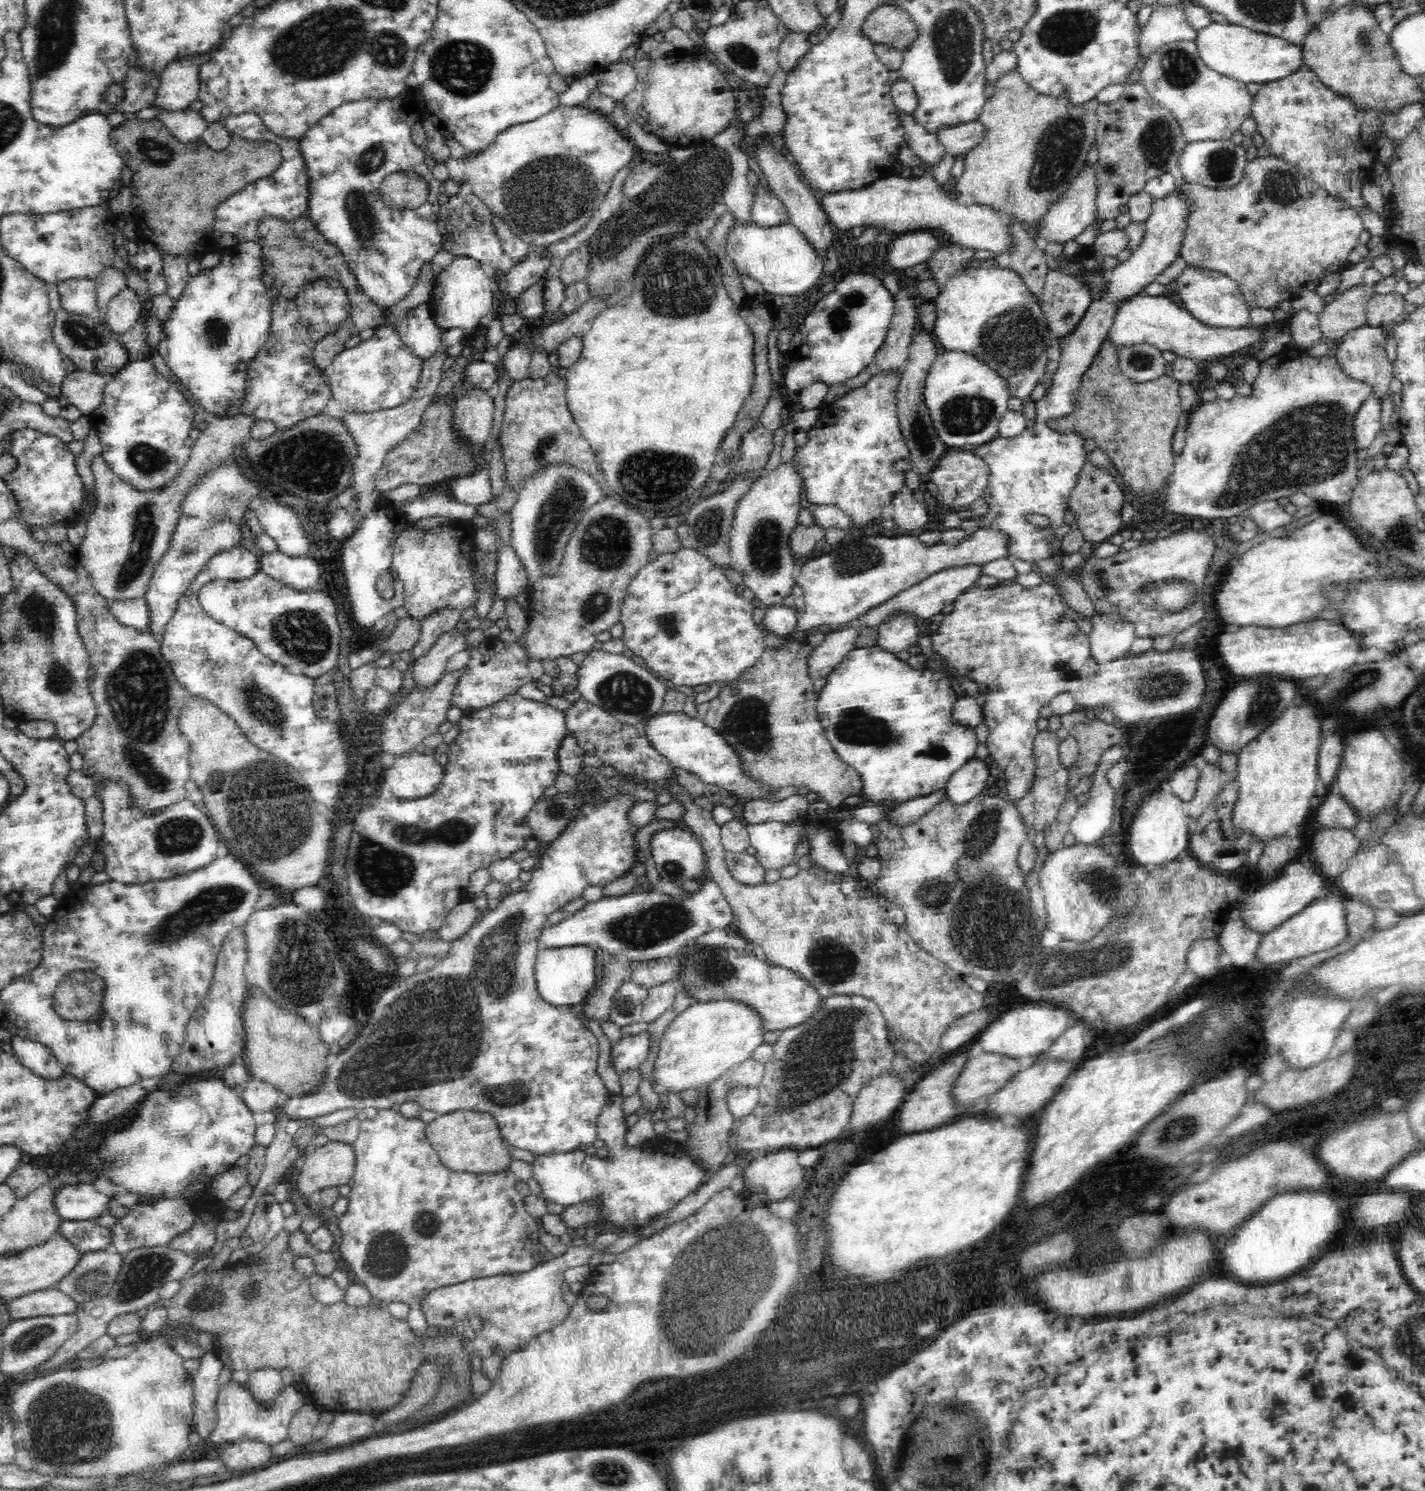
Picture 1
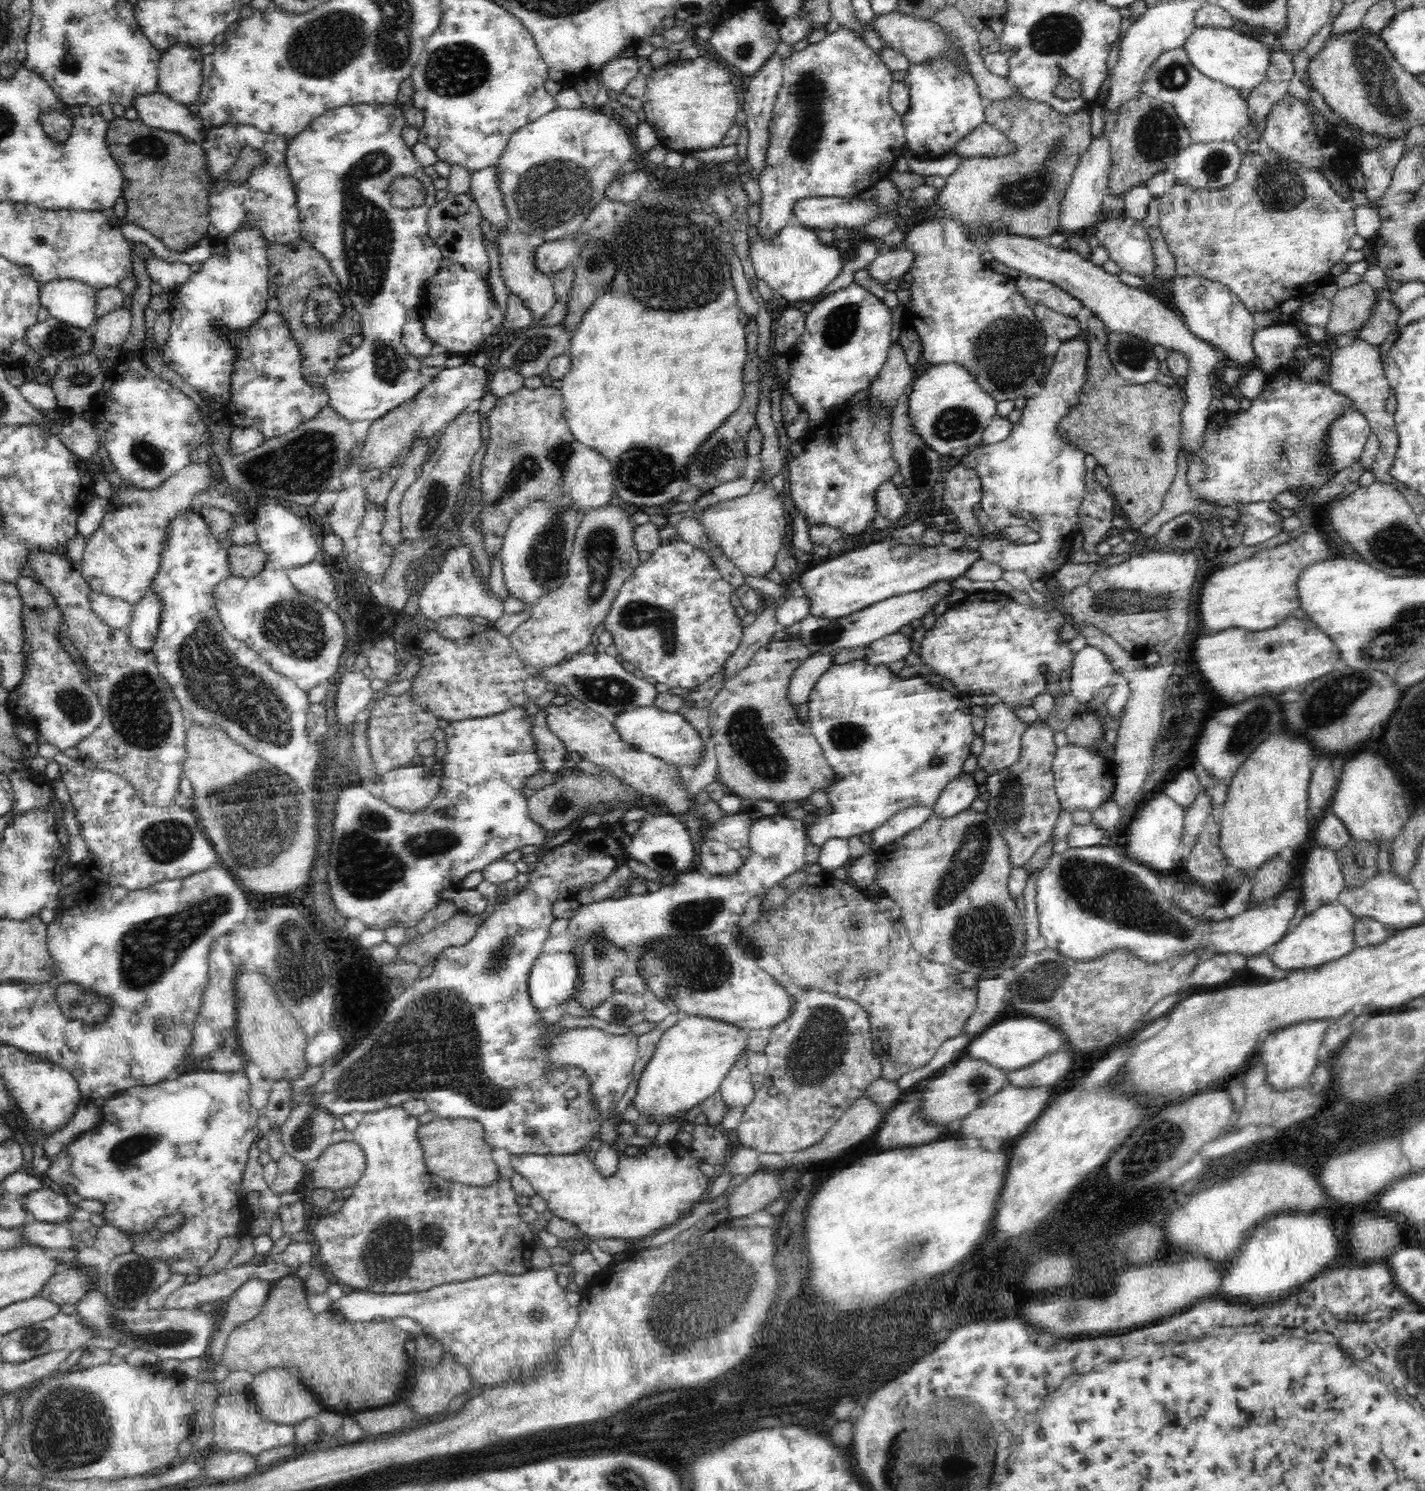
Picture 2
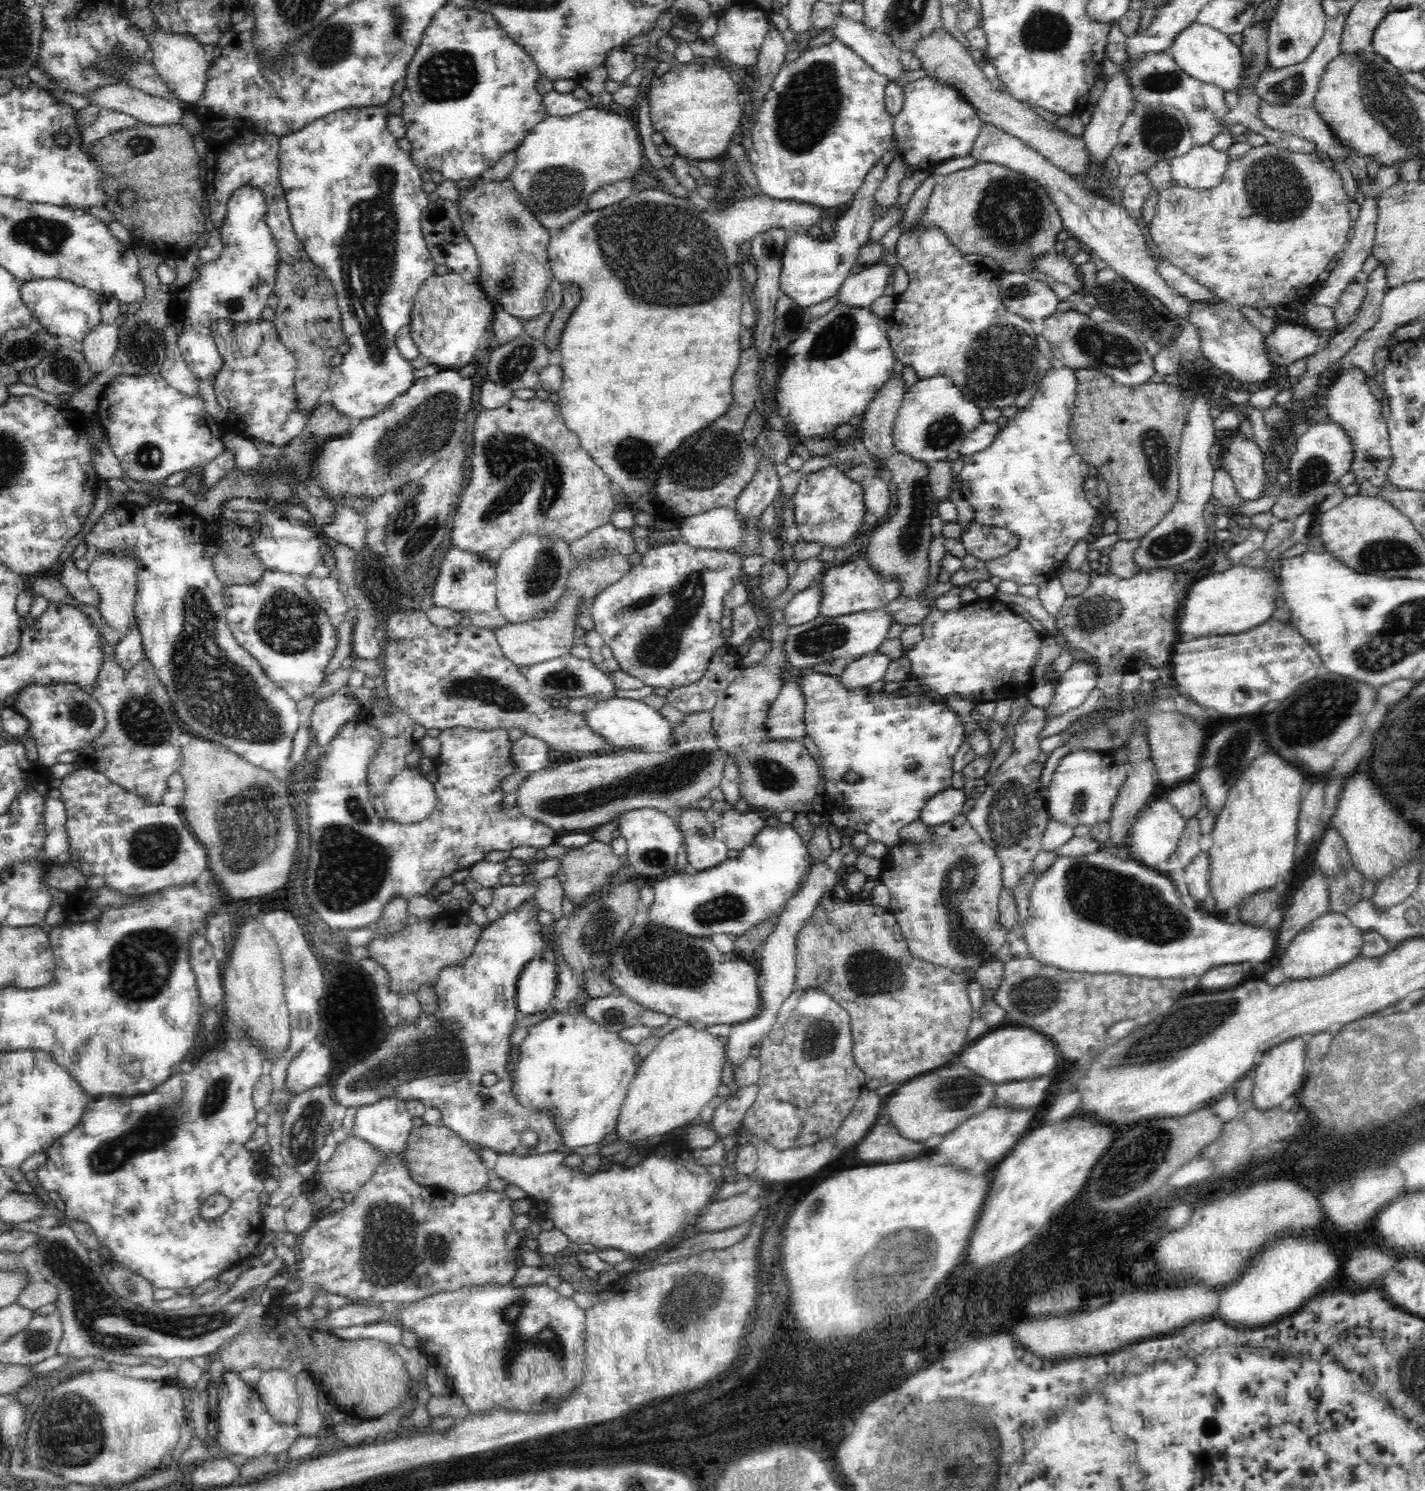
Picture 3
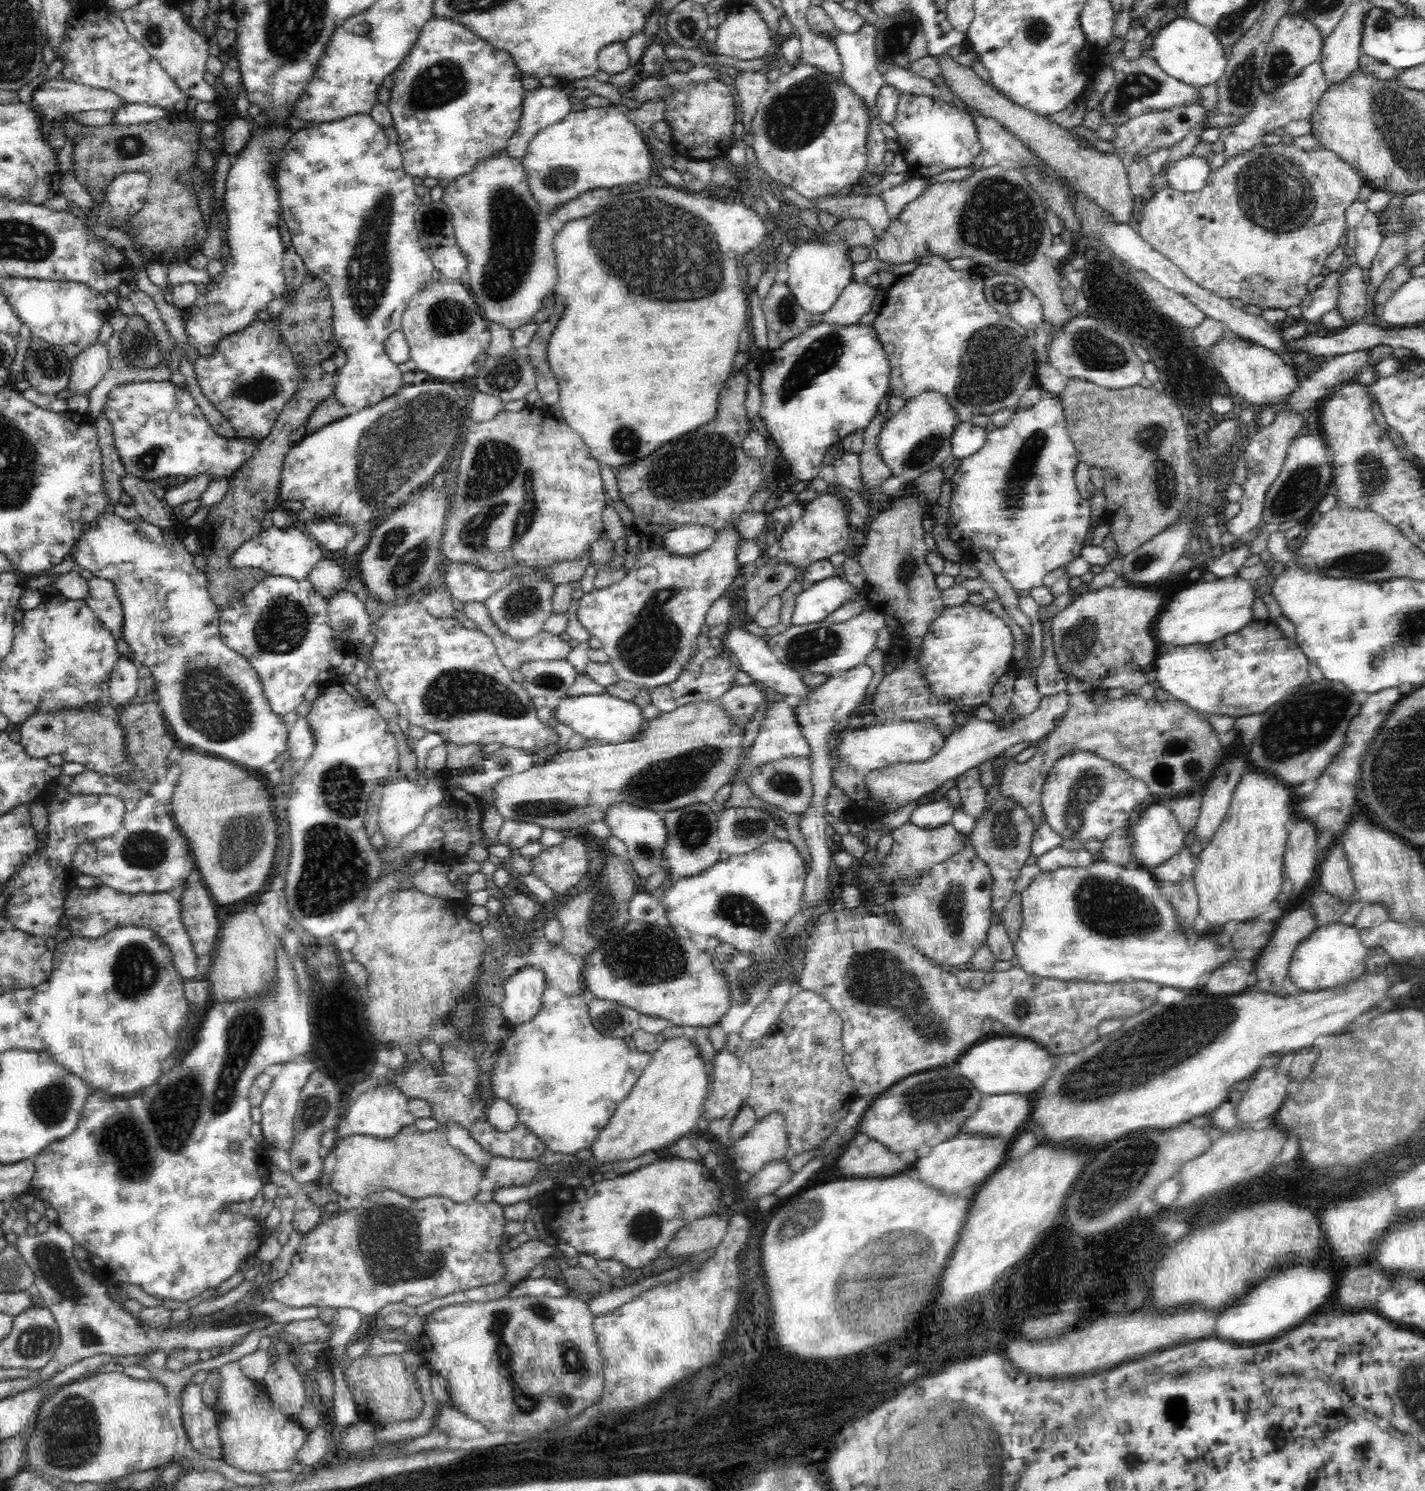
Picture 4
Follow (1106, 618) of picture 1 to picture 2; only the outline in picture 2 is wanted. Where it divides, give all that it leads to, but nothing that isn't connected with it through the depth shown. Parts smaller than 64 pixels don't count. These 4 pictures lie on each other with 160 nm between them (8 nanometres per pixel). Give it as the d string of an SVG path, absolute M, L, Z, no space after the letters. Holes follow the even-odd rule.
M1086 645L1077 652L1070 669L1071 696L1079 703L1093 703L1096 692L1115 677L1115 670L1108 657L1099 648Z

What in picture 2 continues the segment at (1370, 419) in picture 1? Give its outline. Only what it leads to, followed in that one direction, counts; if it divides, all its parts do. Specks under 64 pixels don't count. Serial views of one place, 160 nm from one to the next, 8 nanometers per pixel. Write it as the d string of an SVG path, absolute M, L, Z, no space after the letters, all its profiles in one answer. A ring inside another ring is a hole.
M1348 411L1329 428L1330 459L1333 468L1342 470L1358 462L1369 440L1371 430L1360 411Z

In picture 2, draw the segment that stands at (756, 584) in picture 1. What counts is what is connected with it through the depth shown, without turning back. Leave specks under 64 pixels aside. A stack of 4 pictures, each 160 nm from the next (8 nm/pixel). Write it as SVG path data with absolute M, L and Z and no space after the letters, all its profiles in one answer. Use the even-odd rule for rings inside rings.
M769 483L768 486L756 489L746 496L718 502L698 514L696 519L709 536L709 540L713 540L722 552L738 565L745 578L764 578L764 572L770 572L774 568L776 555L786 540L787 524L784 511L786 508L782 504L782 497L776 495L773 485Z

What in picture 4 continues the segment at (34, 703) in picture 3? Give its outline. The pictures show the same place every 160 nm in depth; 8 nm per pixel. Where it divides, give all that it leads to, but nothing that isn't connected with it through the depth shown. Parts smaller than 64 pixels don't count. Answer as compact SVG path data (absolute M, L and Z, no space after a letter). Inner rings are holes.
M90 705L80 708L58 708L45 712L36 708L20 726L20 746L34 758L46 759L50 754L60 754L66 762L83 764L85 770L101 772L118 779L131 772L123 744L122 728L106 712Z

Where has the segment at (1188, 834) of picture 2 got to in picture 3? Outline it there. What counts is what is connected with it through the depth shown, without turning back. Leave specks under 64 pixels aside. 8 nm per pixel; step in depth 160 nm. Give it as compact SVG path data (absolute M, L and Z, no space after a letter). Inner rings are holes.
M1190 818L1186 820L1186 828L1182 833L1180 842L1178 843L1176 853L1170 856L1169 860L1164 864L1166 866L1160 866L1160 868L1166 868L1166 870L1160 870L1162 874L1166 872L1169 876L1171 871L1178 868L1186 869L1200 852L1200 823L1199 820Z

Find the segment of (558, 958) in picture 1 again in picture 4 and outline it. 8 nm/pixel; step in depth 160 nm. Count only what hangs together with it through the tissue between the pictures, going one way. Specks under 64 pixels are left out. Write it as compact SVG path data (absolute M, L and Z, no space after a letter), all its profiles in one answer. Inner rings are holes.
M522 967L503 986L501 1009L508 1023L519 1025L538 1014L545 998L545 976L541 970Z

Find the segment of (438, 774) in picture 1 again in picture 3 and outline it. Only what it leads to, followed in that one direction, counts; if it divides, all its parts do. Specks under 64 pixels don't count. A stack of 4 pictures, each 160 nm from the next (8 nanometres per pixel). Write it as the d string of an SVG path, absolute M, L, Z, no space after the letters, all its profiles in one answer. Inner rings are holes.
M419 768L412 770L402 769L392 780L388 782L381 799L386 810L385 815L388 820L394 820L400 824L416 824L430 816L437 804L438 793L435 785L430 783L425 777L425 773Z

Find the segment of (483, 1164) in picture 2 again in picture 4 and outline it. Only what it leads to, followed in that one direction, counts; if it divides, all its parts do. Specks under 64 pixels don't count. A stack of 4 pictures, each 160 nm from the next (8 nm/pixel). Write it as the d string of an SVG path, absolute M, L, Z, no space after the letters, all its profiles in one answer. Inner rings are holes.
M415 1125L404 1127L393 1139L382 1140L370 1136L351 1135L346 1138L339 1138L332 1150L336 1154L337 1161L333 1175L331 1176L330 1190L337 1192L347 1199L352 1194L358 1194L366 1198L368 1194L389 1188L404 1196L414 1196L414 1200L426 1197L446 1197L457 1201L458 1204L466 1200L474 1199L479 1193L479 1184L483 1178L483 1169L478 1167L469 1159L469 1156L462 1154L457 1148L448 1144L448 1139L442 1133L435 1130L419 1132Z

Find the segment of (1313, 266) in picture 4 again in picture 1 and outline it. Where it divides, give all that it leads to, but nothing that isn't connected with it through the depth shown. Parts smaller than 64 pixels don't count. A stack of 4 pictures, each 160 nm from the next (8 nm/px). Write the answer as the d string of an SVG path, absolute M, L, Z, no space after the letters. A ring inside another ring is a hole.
M1270 154L1254 157L1252 160L1249 160L1244 169L1242 180L1233 187L1216 189L1185 182L1178 183L1178 185L1181 188L1181 194L1189 197L1189 216L1187 218L1185 237L1182 239L1179 256L1182 257L1182 260L1187 265L1197 265L1198 268L1213 269L1216 272L1221 272L1229 276L1236 282L1239 290L1243 294L1244 300L1251 309L1270 308L1270 310L1273 310L1278 307L1278 304L1282 300L1291 300L1304 288L1316 284L1321 278L1328 276L1328 274L1342 272L1346 268L1346 265L1349 264L1348 254L1359 244L1358 236L1365 229L1360 213L1350 207L1348 203L1344 203L1337 196L1328 194L1328 192L1322 190L1312 178L1303 176L1292 163Z

